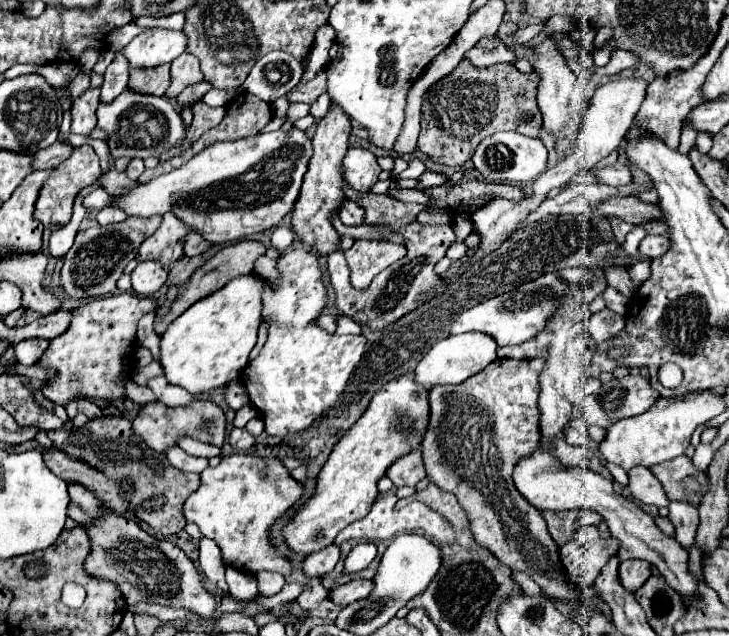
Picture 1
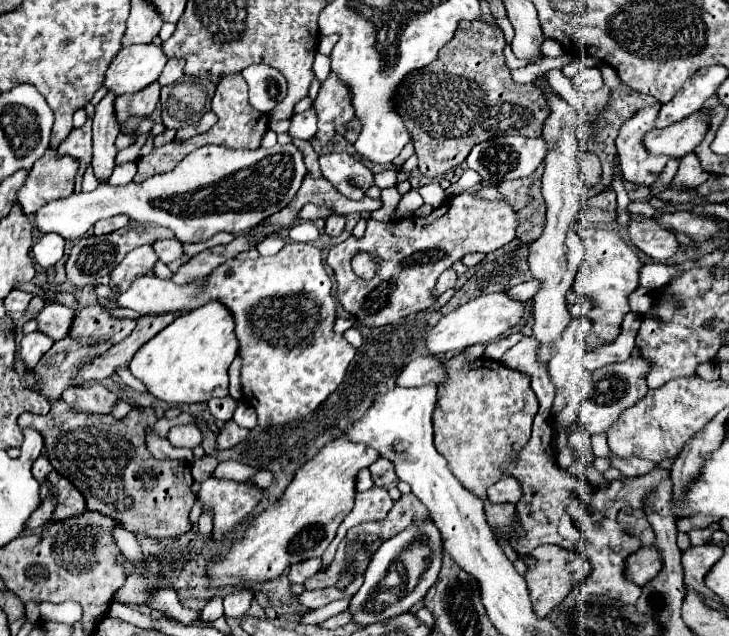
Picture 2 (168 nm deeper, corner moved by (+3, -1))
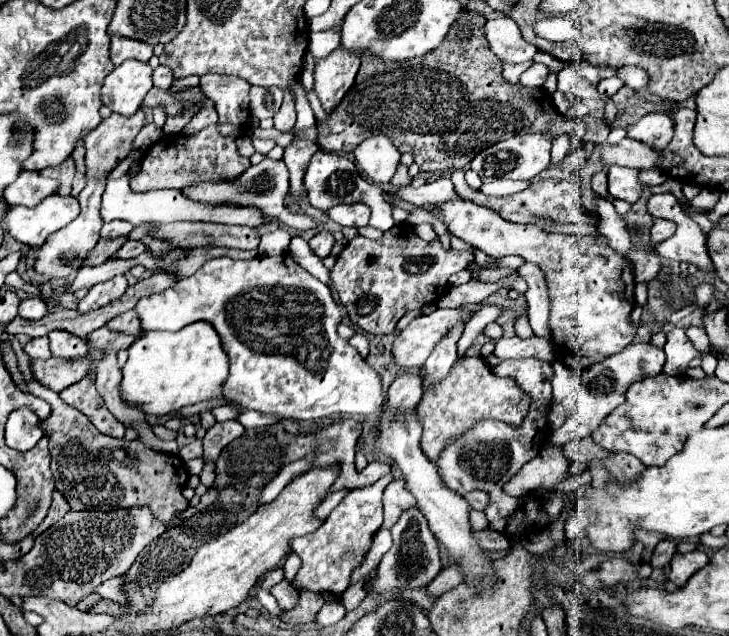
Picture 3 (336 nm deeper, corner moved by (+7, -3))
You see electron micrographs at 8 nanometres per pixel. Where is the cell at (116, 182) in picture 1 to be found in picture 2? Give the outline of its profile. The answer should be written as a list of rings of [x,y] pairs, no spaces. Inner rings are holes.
[[[87,118],[87,122],[81,128],[73,128],[69,132],[69,138],[65,138],[65,142],[61,142],[59,146],[59,154],[69,154],[73,158],[79,160],[79,174],[75,180],[75,192],[81,192],[81,180],[83,180],[83,172],[89,168],[91,162],[91,154],[89,154],[89,146],[91,146],[91,118]]]

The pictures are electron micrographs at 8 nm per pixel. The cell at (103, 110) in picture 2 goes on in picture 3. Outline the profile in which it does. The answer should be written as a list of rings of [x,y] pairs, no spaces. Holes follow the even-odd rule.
[[[89,180],[89,184],[83,188],[83,192],[77,198],[79,206],[81,206],[81,214],[77,216],[77,220],[73,220],[71,224],[67,224],[65,228],[61,228],[53,236],[49,236],[49,240],[45,244],[41,244],[41,248],[37,248],[35,264],[33,264],[35,272],[45,274],[45,276],[55,278],[55,280],[67,280],[73,270],[79,270],[83,266],[85,256],[89,256],[89,252],[97,244],[99,230],[103,226],[103,220],[99,216],[103,190],[105,190],[105,180]]]

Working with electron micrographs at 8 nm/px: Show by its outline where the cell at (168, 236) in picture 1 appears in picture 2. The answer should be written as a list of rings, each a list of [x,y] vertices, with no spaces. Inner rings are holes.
[[[145,244],[141,248],[131,250],[125,260],[111,272],[111,288],[125,292],[135,276],[149,274],[153,266],[159,262],[159,256],[153,250],[153,244]]]

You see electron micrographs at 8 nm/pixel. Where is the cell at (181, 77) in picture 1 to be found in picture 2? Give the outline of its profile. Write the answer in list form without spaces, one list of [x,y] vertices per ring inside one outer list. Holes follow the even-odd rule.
[[[171,58],[171,60],[167,62],[167,66],[165,66],[165,70],[163,70],[161,76],[159,76],[159,84],[161,84],[161,86],[169,86],[169,84],[181,80],[183,68],[185,68],[185,62],[181,62],[179,58]]]

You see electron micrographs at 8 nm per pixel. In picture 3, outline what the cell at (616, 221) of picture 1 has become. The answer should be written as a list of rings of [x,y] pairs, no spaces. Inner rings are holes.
[[[601,170],[601,172],[595,172],[595,174],[593,174],[593,178],[591,178],[591,188],[593,188],[601,198],[607,196],[607,170]]]

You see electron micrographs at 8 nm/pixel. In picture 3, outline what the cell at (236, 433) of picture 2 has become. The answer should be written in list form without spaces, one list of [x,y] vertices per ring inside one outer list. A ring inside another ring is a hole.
[[[229,420],[229,422],[217,422],[215,426],[211,426],[203,438],[203,448],[205,460],[217,460],[219,452],[233,442],[235,438],[239,438],[245,432],[245,428],[237,422],[237,420]]]

